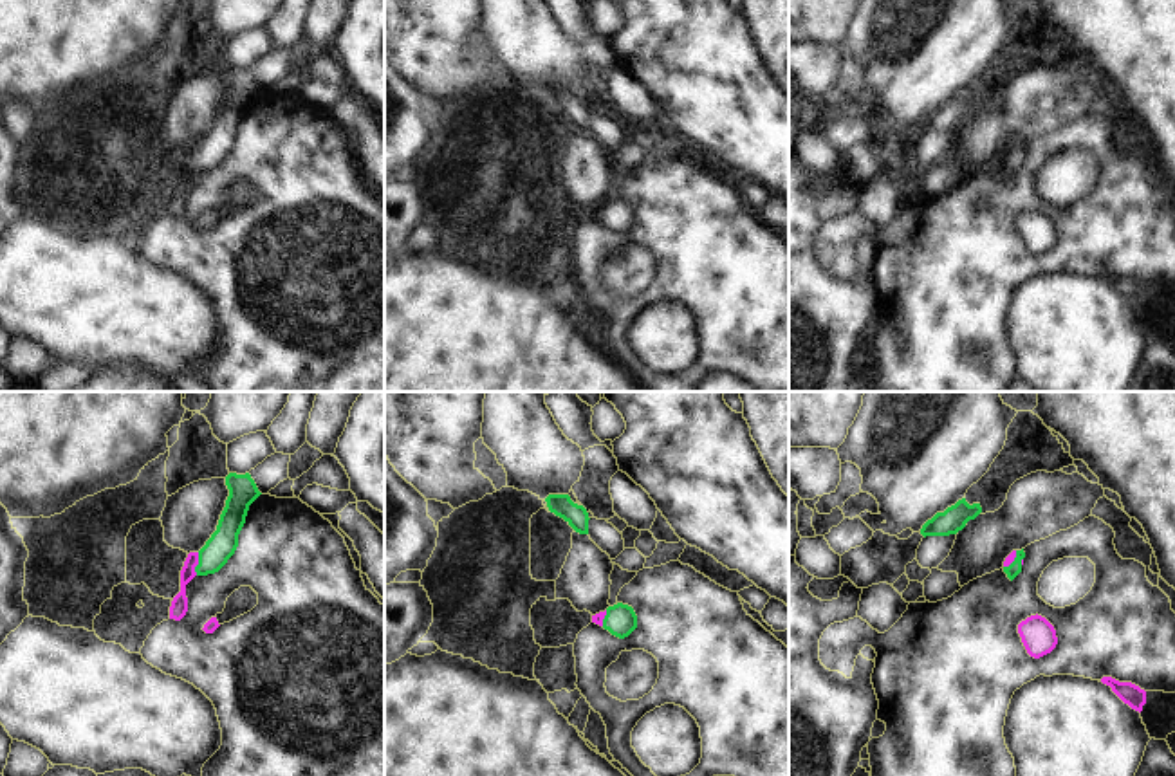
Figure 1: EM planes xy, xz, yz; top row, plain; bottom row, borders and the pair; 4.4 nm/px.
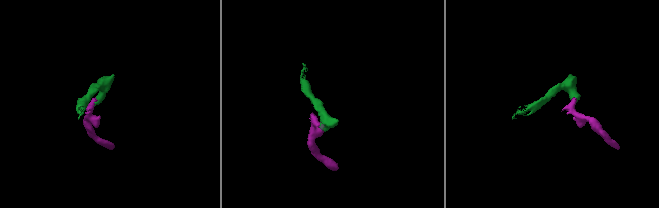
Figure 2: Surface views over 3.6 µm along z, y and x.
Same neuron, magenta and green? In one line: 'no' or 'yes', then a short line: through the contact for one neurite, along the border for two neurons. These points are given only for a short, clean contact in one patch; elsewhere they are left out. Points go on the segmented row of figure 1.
yes; line xy (179, 605), (185, 578), (197, 563), (222, 544)

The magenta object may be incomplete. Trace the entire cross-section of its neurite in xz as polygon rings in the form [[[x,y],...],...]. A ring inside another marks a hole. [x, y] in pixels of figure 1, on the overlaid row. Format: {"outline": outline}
{"outline": [[[617,603],[605,612],[592,615],[592,623],[603,626],[612,635],[625,639],[637,628],[637,615],[632,606]]]}

